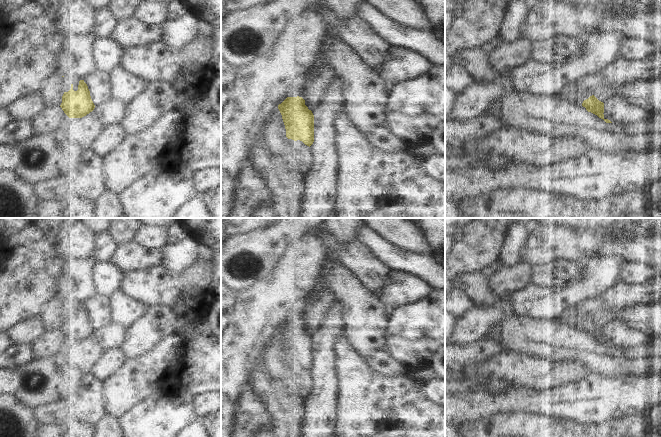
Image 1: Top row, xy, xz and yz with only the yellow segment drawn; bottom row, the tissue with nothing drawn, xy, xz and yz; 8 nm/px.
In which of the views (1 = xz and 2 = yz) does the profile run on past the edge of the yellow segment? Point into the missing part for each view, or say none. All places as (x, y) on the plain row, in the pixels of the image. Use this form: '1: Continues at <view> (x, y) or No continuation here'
1: No continuation here
2: No continuation here

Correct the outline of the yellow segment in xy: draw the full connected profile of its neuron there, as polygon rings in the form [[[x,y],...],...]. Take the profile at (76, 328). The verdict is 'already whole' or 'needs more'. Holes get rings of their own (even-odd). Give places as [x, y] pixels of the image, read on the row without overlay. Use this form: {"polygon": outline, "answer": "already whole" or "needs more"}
{"polygon": [[[84,304],[79,305],[77,315],[73,314],[71,308],[71,313],[62,320],[60,331],[69,342],[82,342],[94,334],[95,329]]], "answer": "already whole"}

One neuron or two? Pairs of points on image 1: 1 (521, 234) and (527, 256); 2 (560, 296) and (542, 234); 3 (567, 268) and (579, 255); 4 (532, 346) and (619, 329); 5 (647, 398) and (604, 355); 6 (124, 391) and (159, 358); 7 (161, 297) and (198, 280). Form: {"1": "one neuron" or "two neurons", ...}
{"1": "two neurons", "2": "two neurons", "3": "two neurons", "4": "two neurons", "5": "two neurons", "6": "one neuron", "7": "one neuron"}

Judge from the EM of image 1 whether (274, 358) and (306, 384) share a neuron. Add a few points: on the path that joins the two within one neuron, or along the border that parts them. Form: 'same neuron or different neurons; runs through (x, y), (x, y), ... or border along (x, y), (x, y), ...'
same neuron; runs through (282, 366), (298, 381)

